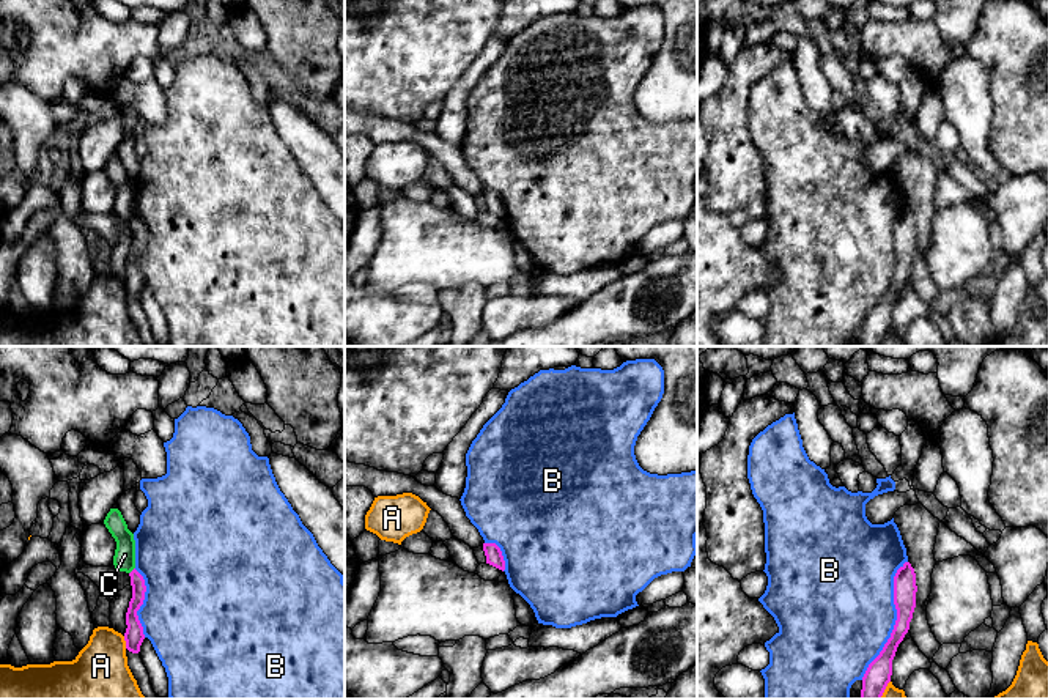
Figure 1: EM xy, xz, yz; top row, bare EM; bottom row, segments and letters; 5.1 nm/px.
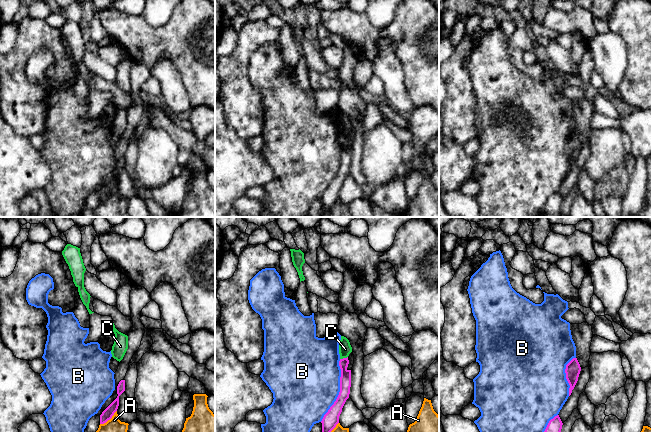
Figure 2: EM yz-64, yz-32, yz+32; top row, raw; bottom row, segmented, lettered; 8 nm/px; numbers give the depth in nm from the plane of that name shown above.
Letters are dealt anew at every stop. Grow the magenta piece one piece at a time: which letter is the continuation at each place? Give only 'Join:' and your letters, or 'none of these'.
Join: none of these

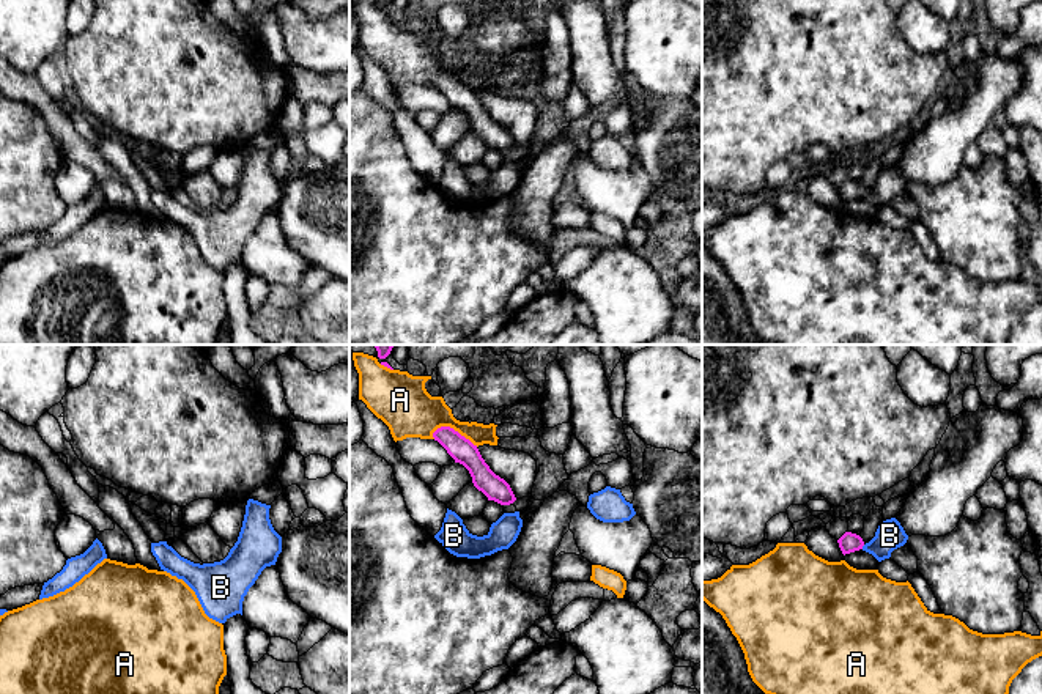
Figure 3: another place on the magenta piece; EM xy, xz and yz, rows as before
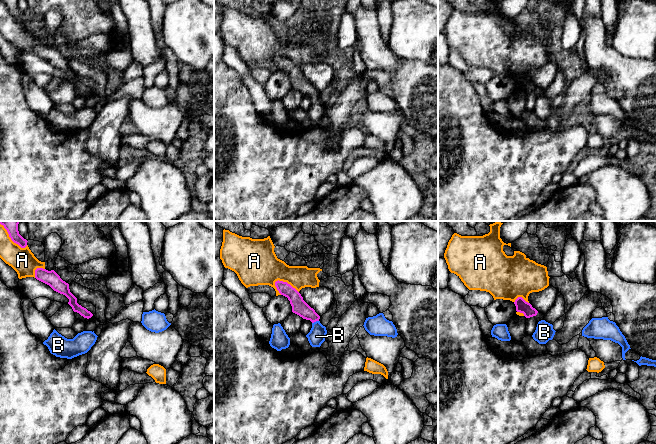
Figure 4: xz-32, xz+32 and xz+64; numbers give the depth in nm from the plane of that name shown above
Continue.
Join: B

